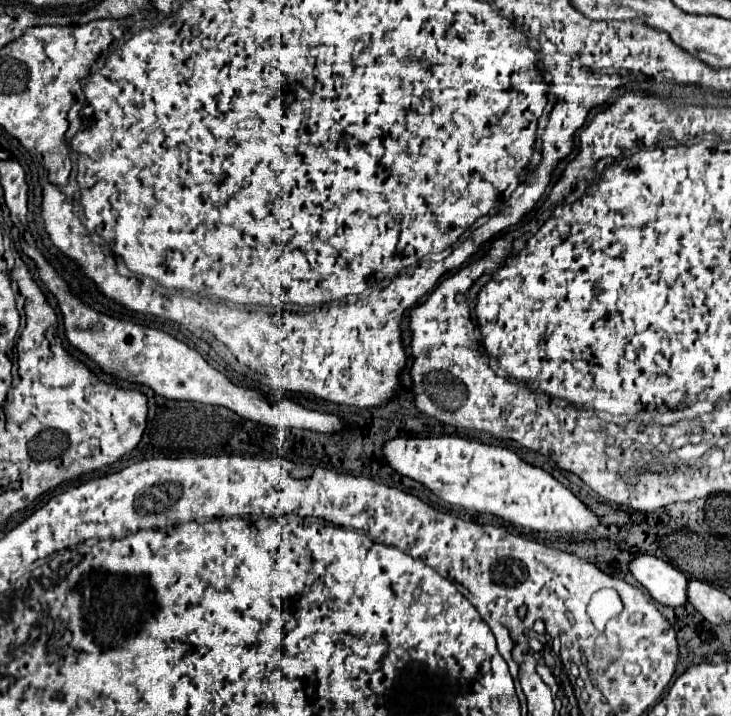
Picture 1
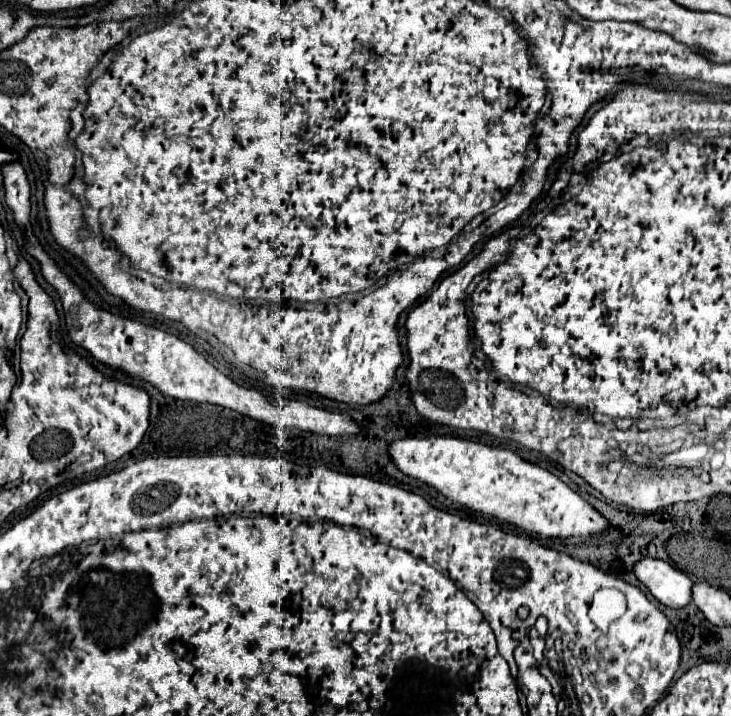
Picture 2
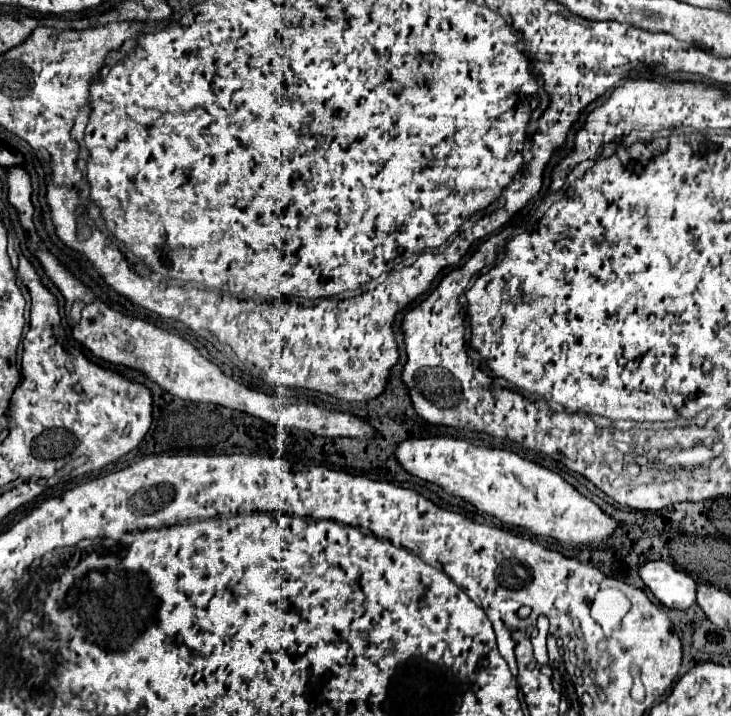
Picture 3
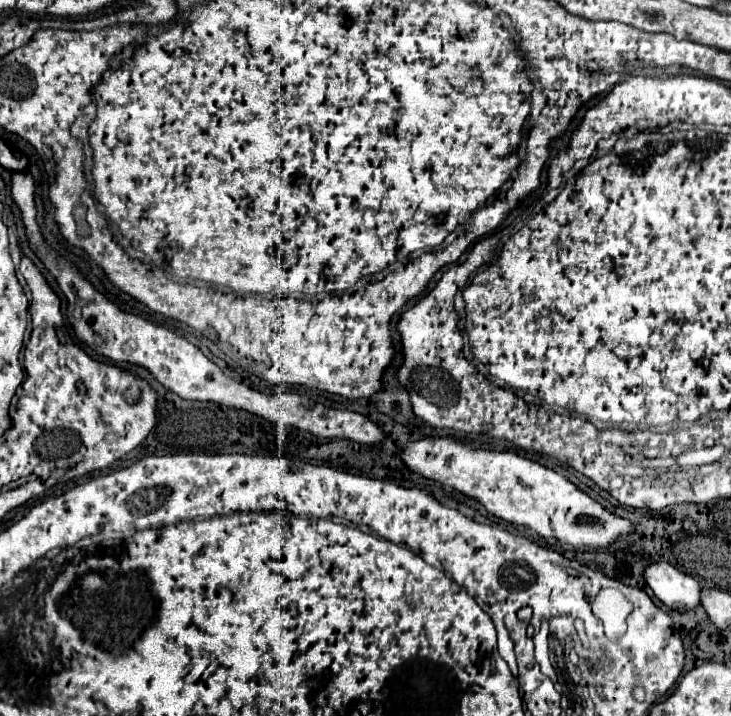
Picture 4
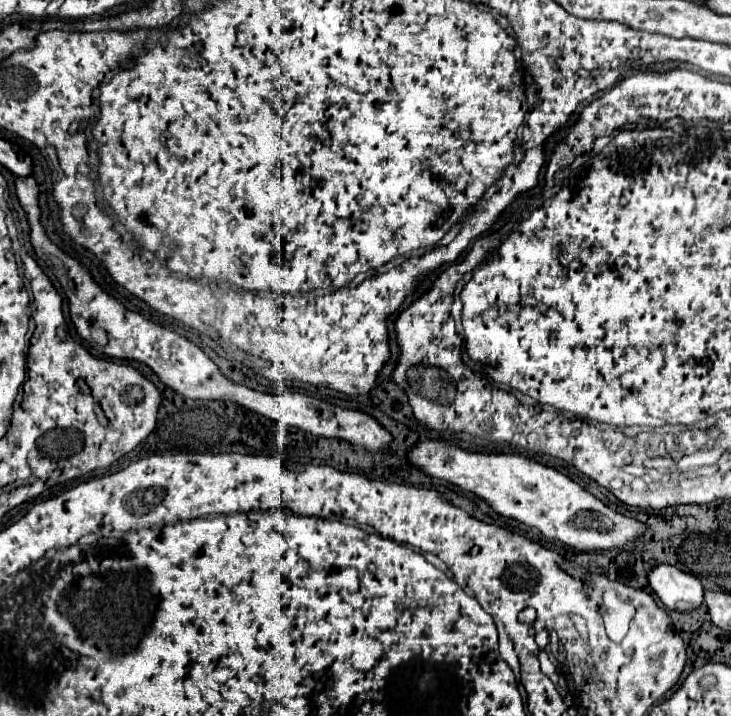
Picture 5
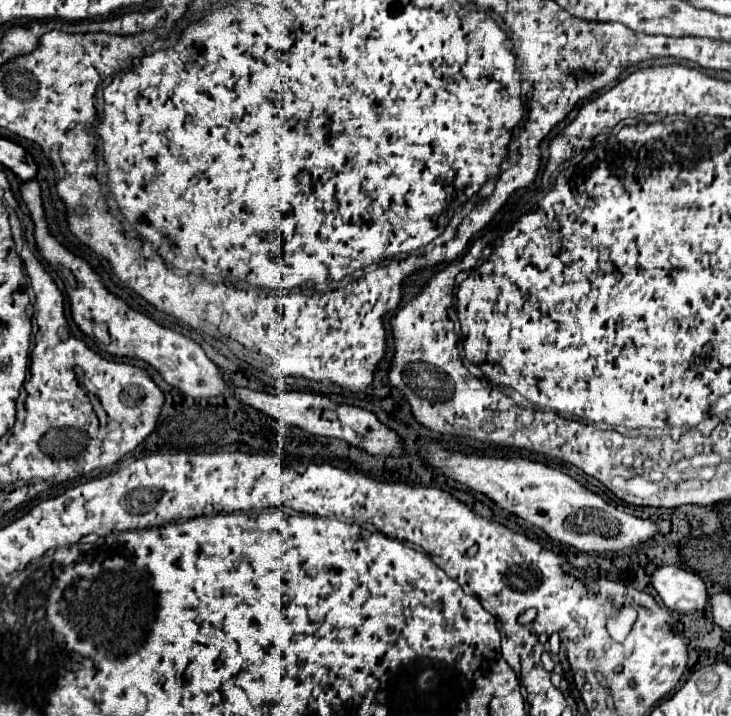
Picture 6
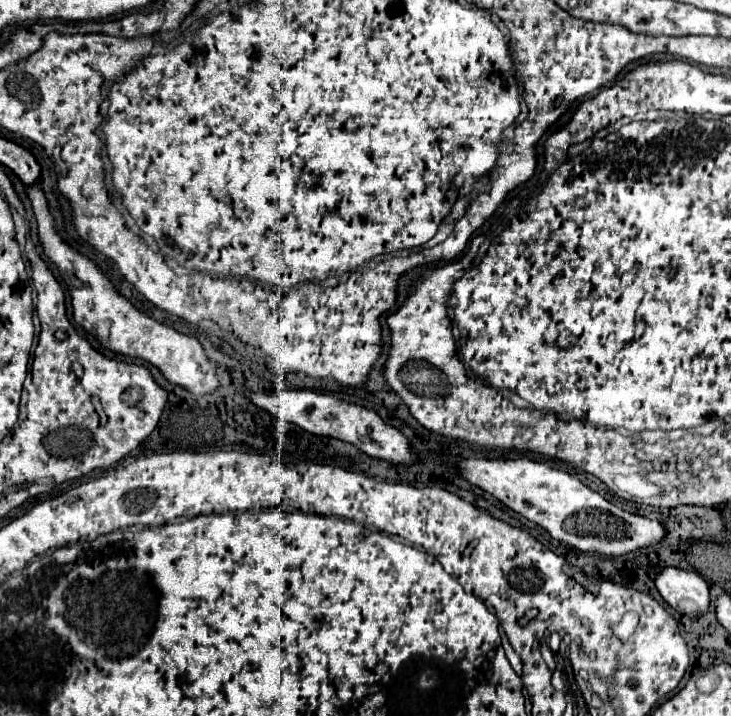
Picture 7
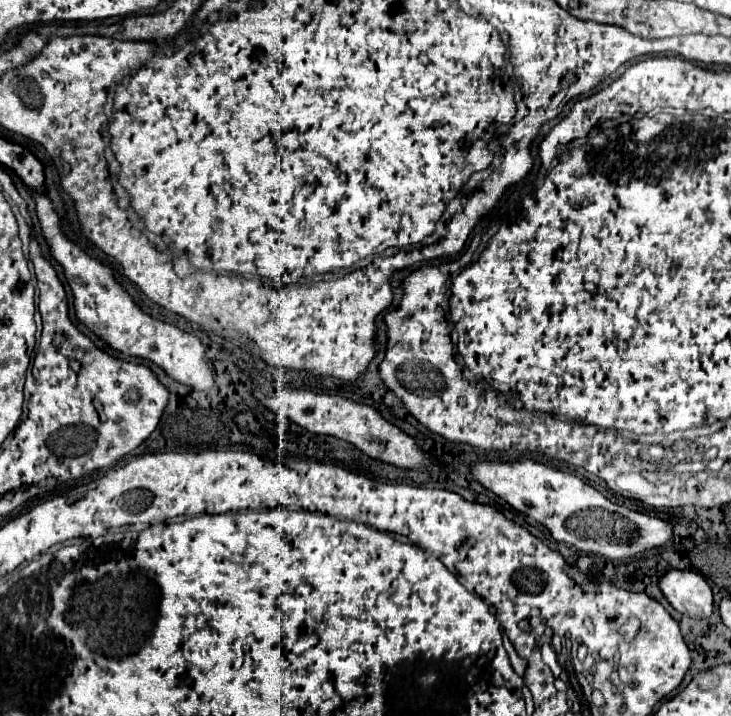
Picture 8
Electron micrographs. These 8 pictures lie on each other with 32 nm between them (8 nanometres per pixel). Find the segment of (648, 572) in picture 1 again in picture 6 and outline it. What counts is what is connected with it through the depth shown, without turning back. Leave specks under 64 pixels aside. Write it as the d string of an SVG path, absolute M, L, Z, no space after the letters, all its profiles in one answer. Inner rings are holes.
M660 566L650 576L650 582L664 606L674 612L692 614L706 608L706 586L702 578L690 570L678 566Z

